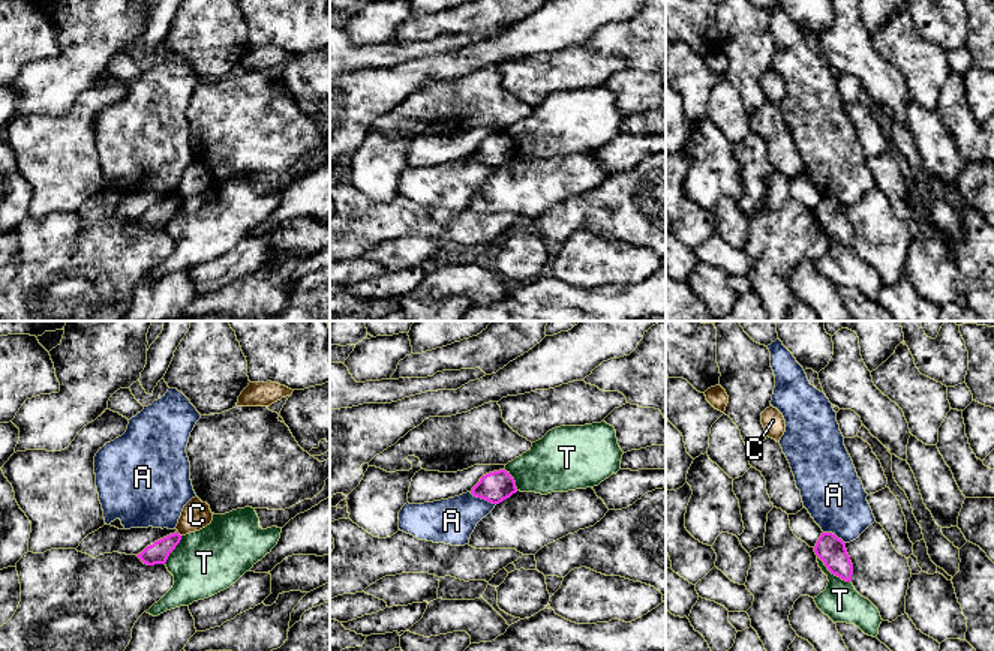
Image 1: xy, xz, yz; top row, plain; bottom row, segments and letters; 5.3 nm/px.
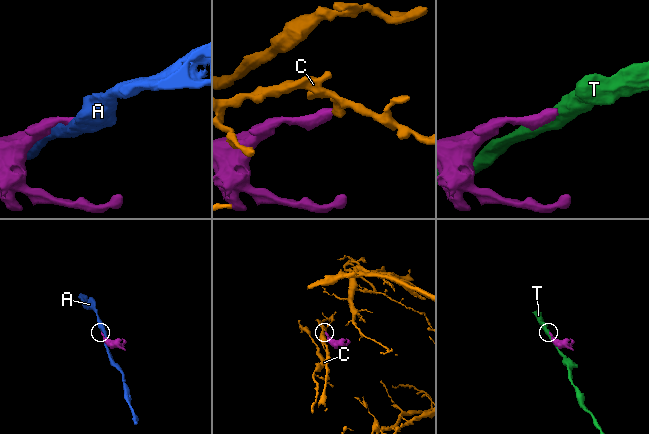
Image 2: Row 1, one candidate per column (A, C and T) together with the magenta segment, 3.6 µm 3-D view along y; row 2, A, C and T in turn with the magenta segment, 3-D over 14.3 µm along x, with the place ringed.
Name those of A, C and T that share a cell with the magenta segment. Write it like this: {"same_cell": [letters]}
{"same_cell": []}

